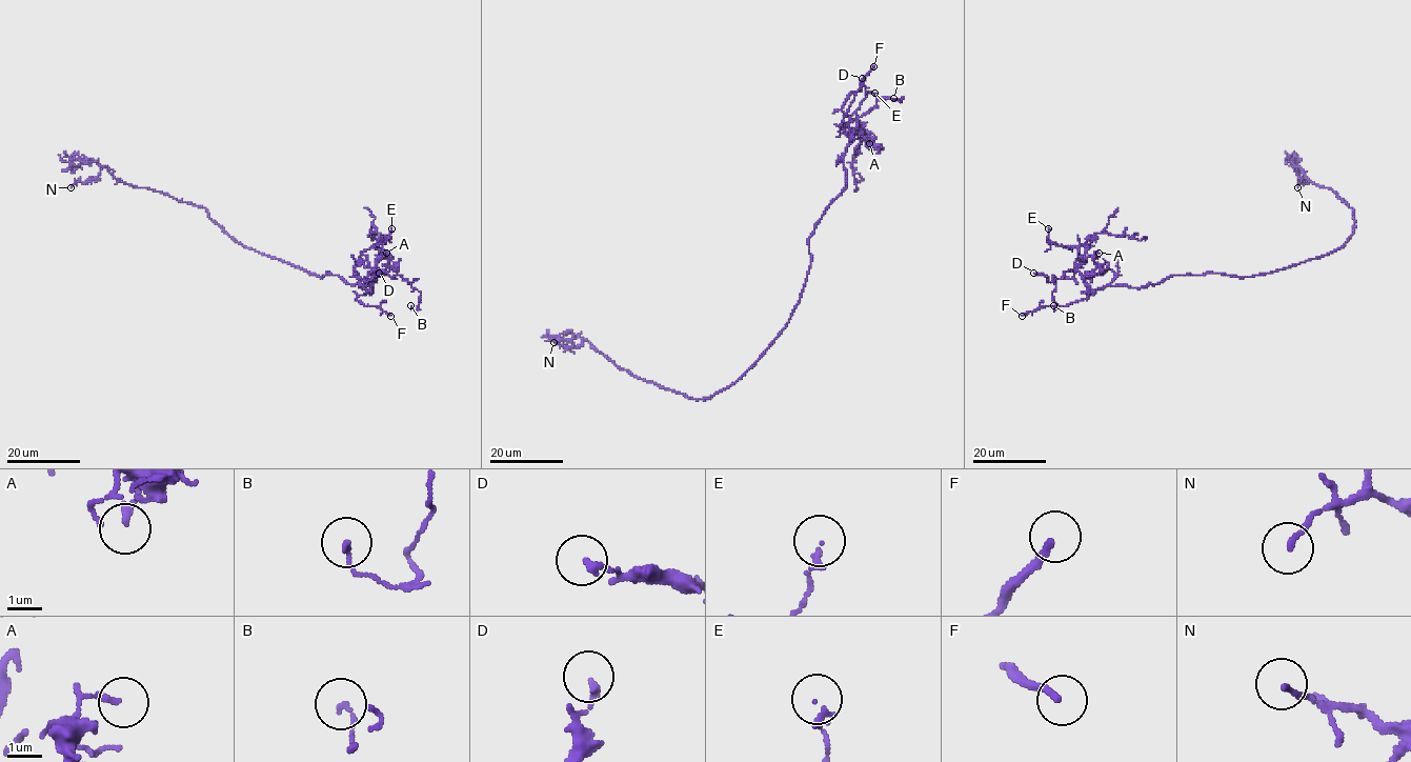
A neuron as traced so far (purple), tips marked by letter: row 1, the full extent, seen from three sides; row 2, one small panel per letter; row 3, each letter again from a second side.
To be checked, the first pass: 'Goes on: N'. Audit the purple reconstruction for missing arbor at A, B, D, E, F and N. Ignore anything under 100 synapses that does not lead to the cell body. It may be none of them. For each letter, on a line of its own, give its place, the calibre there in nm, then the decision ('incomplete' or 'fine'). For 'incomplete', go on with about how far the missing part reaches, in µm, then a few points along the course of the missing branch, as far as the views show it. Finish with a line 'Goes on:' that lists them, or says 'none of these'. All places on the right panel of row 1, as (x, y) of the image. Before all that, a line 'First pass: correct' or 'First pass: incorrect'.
First pass: incorrect
A: place (1099, 253); calibre 180 nm; fine
B: place (1053, 305); calibre 120 nm; fine
D: place (1033, 273); calibre 160 nm; fine
E: place (1048, 228); calibre 140 nm; fine
F: place (1022, 316); calibre 200 nm; incomplete; missing 60 µm
N: place (1297, 187); calibre 150 nm; fine
Goes on: F

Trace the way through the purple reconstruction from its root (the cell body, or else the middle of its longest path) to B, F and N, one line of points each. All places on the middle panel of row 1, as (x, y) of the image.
B: (790, 317), (811, 263), (808, 237), (846, 185), (843, 154), (857, 120), (879, 97), (904, 97), (893, 98)
F: (790, 317), (811, 263), (808, 237), (846, 185), (843, 154), (849, 137), (840, 132), (841, 123), (873, 66)
N: (790, 317), (765, 352), (739, 378), (703, 398), (685, 397), (620, 369), (587, 340), (570, 346), (553, 342)

